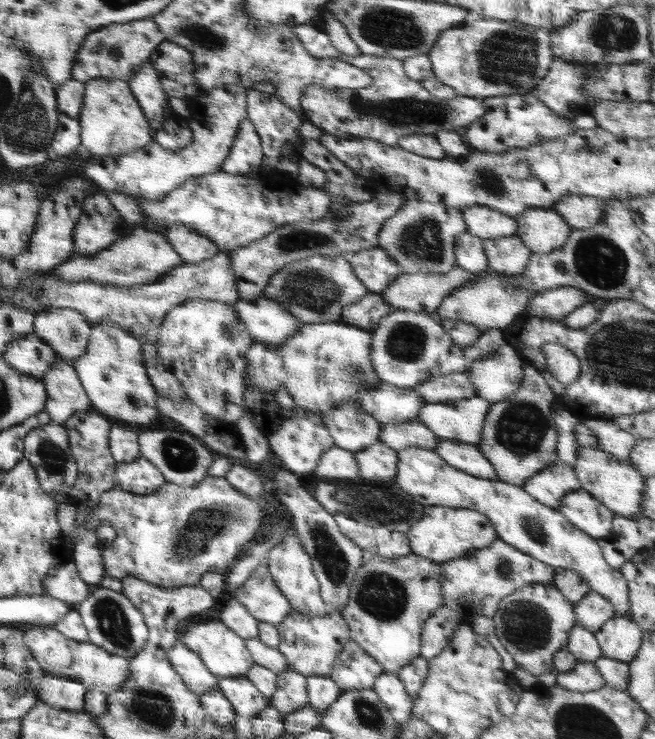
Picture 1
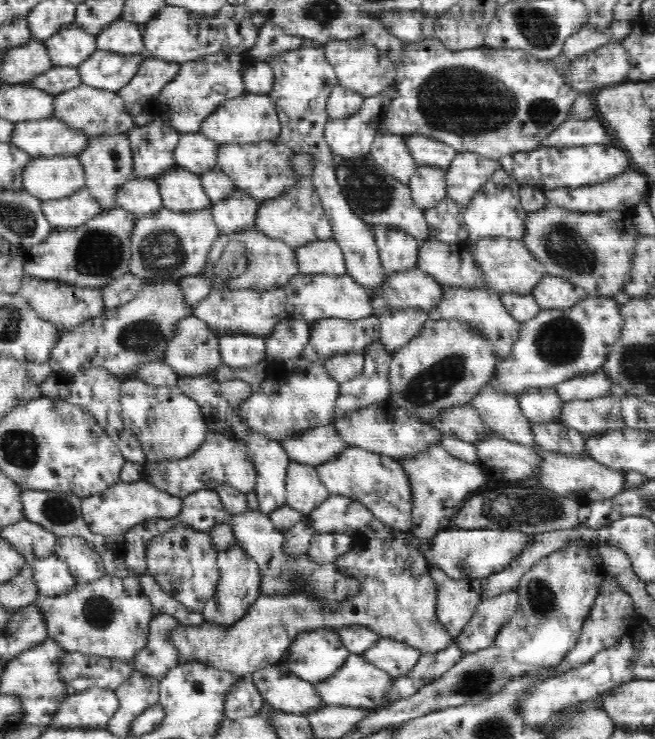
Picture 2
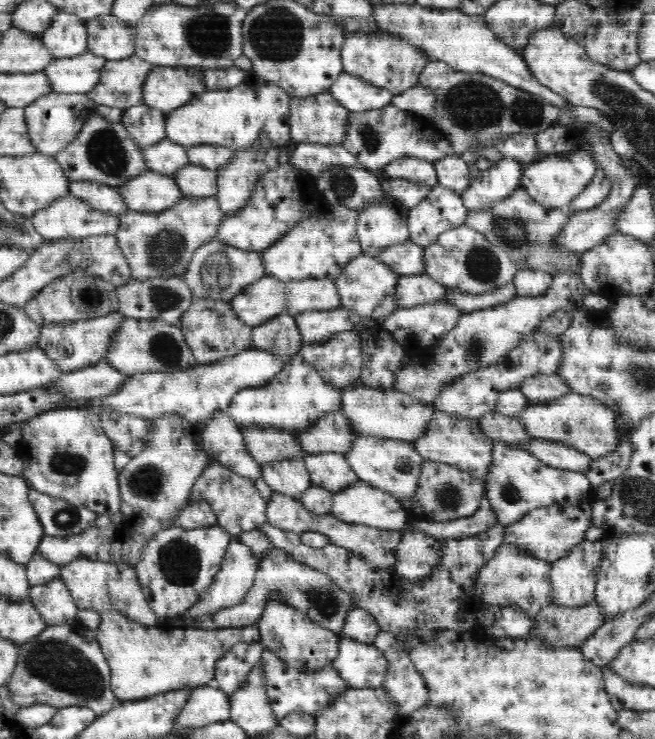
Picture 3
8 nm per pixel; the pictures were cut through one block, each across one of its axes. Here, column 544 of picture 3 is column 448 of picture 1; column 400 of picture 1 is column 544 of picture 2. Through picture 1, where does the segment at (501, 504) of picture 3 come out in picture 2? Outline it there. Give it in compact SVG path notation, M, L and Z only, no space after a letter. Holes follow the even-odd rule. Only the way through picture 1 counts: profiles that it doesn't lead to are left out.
M487 383L480 388L480 392L470 400L470 405L474 406L484 424L493 430L496 436L517 442L520 445L533 448L538 451L541 463L537 466L535 474L538 484L542 489L551 490L564 498L568 497L576 500L581 506L590 502L604 500L616 496L621 490L625 489L624 470L612 470L593 458L584 455L555 454L548 450L541 450L537 445L531 431L531 423L522 414L517 396L504 394L495 388L493 384Z

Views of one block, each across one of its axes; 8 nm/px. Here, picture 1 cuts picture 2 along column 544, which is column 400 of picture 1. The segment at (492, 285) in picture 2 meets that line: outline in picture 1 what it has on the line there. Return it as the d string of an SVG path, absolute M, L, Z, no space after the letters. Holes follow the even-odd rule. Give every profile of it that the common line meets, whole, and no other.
M375 247L348 256L352 270L370 293L383 291L397 276L401 268L386 254Z

